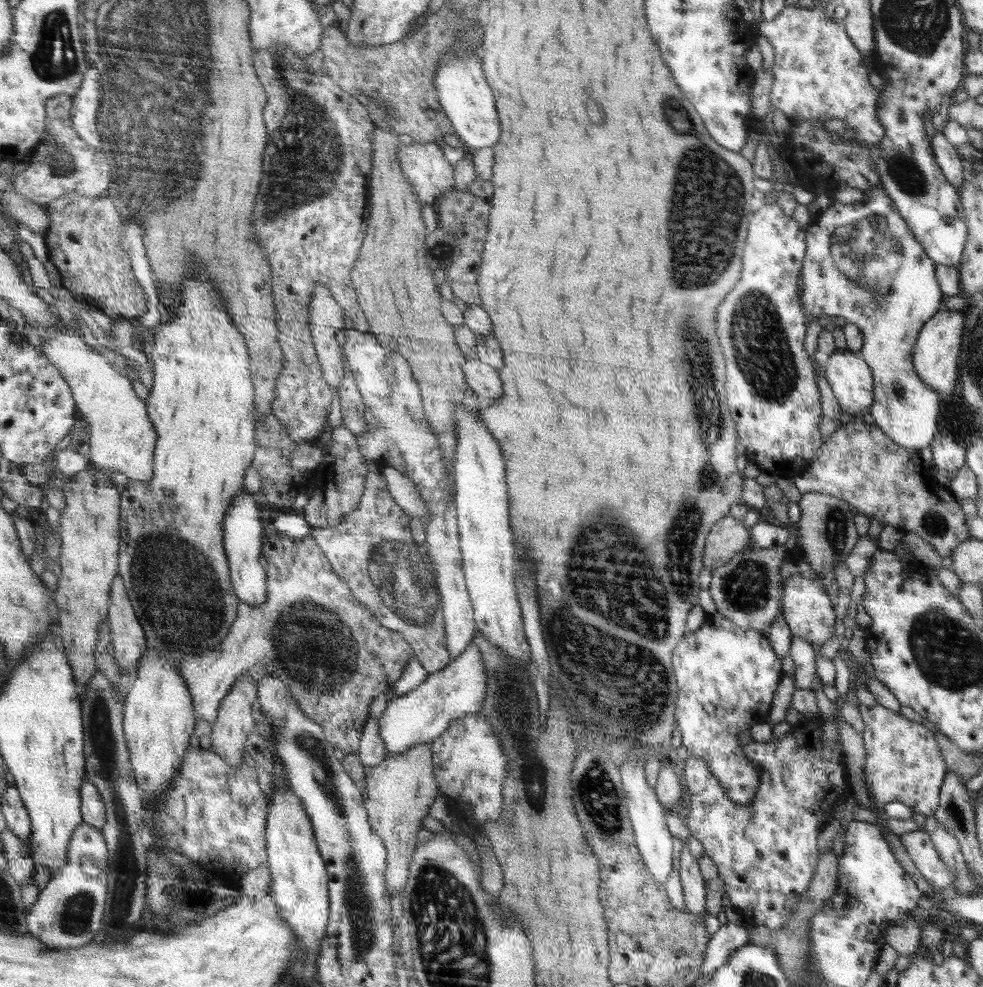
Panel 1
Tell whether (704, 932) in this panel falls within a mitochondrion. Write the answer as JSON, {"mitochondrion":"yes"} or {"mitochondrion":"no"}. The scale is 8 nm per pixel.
{"mitochondrion":"no"}

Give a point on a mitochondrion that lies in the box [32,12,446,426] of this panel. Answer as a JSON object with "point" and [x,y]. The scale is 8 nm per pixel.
{"point":[307,157]}

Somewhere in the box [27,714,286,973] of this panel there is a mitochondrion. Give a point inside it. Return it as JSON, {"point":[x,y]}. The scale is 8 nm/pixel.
{"point":[75,921]}

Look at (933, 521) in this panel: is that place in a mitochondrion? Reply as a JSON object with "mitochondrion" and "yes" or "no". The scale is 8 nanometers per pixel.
{"mitochondrion":"yes"}

